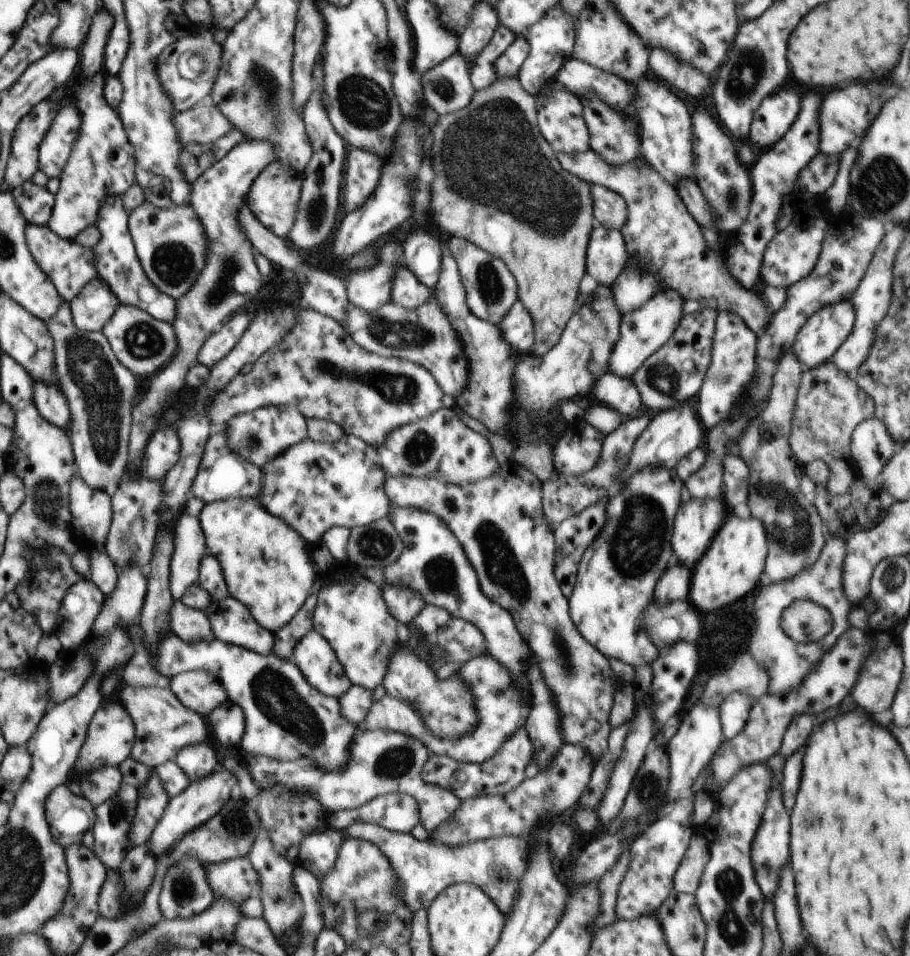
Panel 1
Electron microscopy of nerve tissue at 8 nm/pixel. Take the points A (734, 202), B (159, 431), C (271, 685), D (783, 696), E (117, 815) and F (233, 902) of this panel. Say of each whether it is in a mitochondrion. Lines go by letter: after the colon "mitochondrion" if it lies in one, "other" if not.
A: mitochondrion
B: other
C: mitochondrion
D: other
E: mitochondrion
F: other

